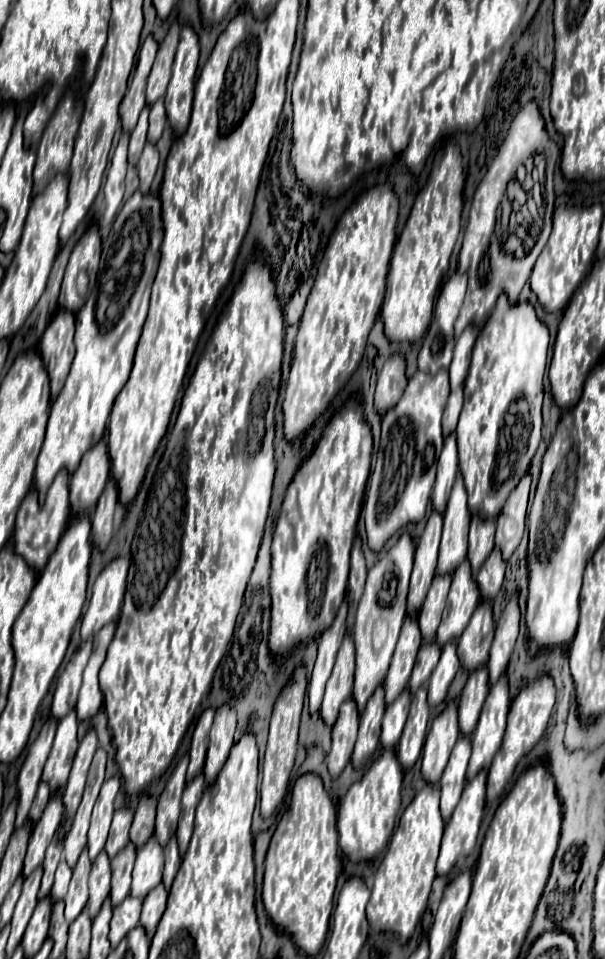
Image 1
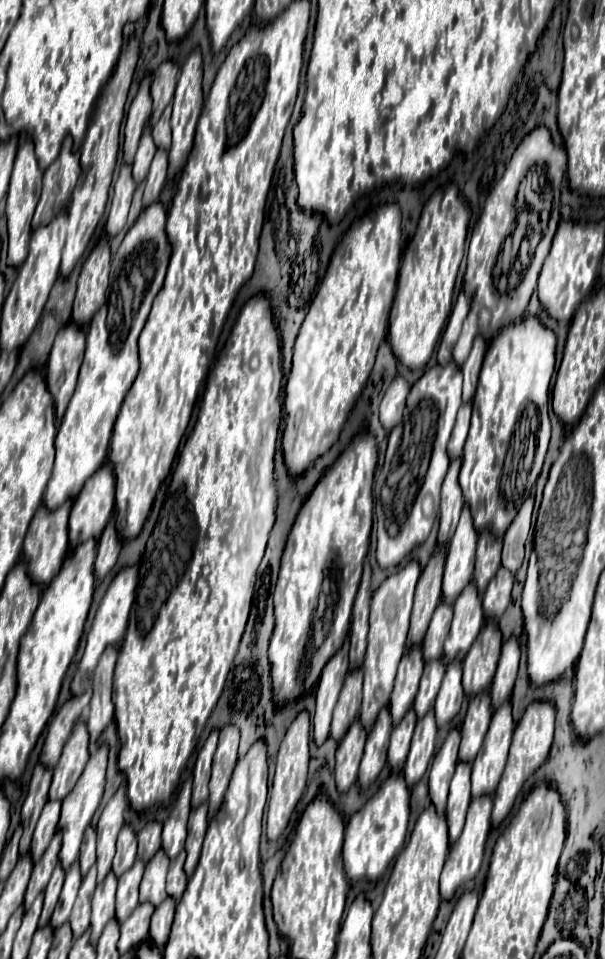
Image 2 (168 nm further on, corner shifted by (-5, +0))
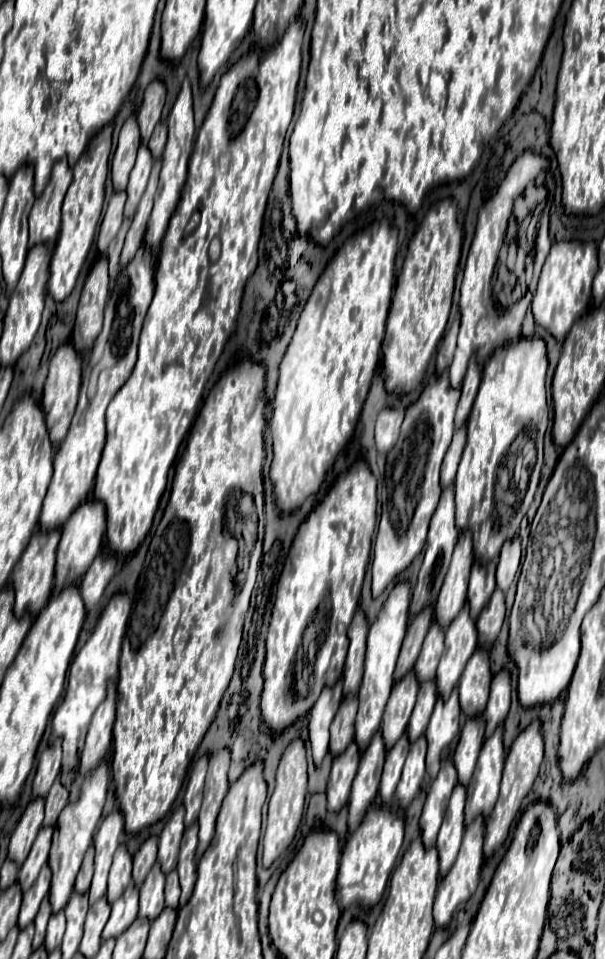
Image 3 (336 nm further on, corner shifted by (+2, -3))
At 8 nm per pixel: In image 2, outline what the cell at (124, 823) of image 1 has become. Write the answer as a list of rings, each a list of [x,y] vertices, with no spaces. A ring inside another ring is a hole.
[[[124,825],[120,829],[118,841],[116,841],[116,855],[114,855],[114,867],[112,867],[116,877],[120,877],[124,871],[128,871],[132,867],[134,859],[136,859],[136,833],[130,825]]]

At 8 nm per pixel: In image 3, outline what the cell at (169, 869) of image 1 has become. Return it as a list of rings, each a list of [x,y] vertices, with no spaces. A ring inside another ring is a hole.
[[[169,872],[167,874],[167,884],[165,884],[165,906],[177,910],[179,908],[179,894],[181,894],[181,888],[179,888],[179,876],[177,872]]]

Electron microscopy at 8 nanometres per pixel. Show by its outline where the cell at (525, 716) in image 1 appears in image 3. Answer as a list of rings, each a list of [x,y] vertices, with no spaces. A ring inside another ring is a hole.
[[[535,720],[531,722],[513,742],[507,760],[505,760],[505,770],[503,770],[503,780],[501,780],[501,794],[499,800],[495,804],[493,816],[489,816],[487,824],[485,824],[485,858],[491,858],[507,840],[509,830],[513,820],[517,818],[519,810],[521,810],[521,802],[523,798],[529,794],[537,774],[539,774],[539,766],[543,760],[543,736],[541,736],[541,724]]]

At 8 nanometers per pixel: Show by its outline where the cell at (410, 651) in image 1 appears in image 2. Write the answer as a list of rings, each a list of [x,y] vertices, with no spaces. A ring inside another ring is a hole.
[[[414,645],[400,661],[398,665],[398,675],[394,681],[394,691],[390,697],[390,713],[392,713],[392,723],[396,725],[400,717],[412,707],[416,689],[422,677],[422,667],[424,667],[424,657],[422,657],[422,647]]]

